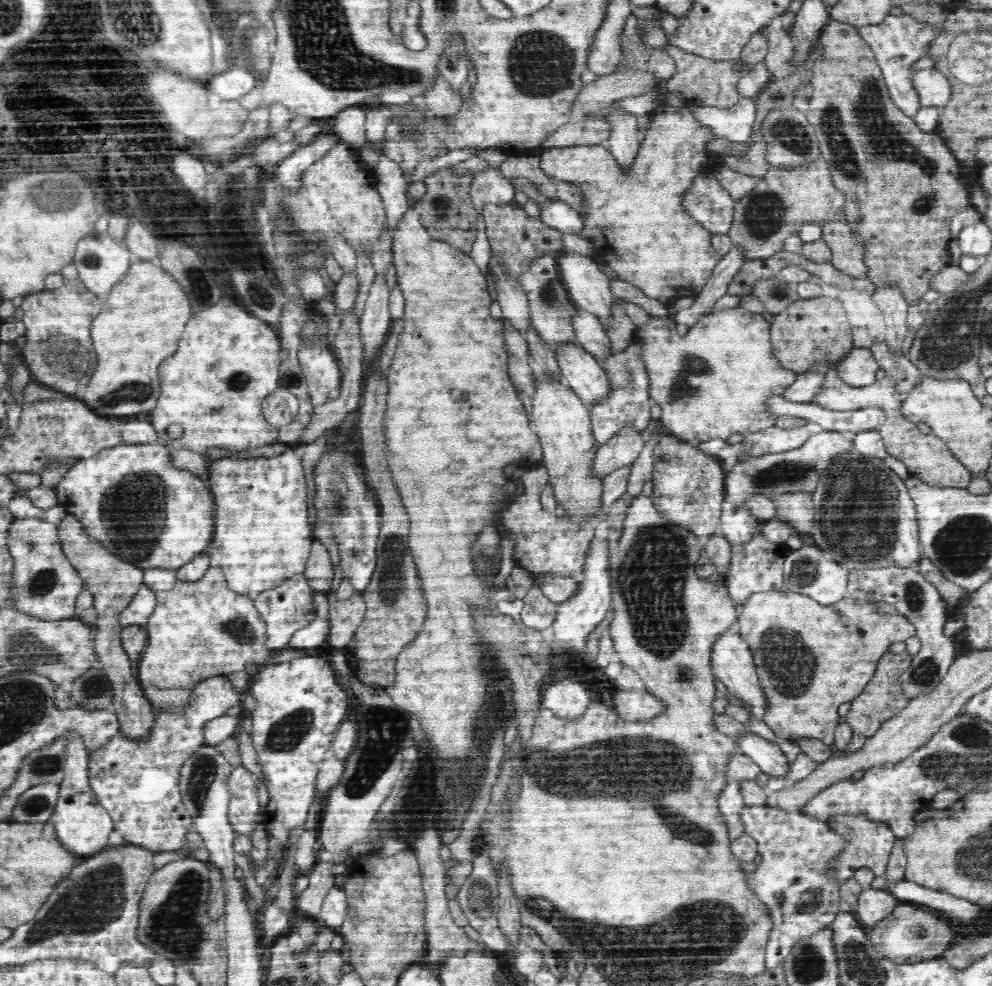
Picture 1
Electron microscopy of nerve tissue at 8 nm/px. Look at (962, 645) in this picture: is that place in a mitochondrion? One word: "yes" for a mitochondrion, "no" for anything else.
no

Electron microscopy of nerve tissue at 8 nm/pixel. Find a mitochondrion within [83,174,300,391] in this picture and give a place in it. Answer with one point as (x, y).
(257, 295)

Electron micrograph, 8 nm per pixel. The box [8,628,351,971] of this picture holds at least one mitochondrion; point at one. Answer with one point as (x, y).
(89, 903)

